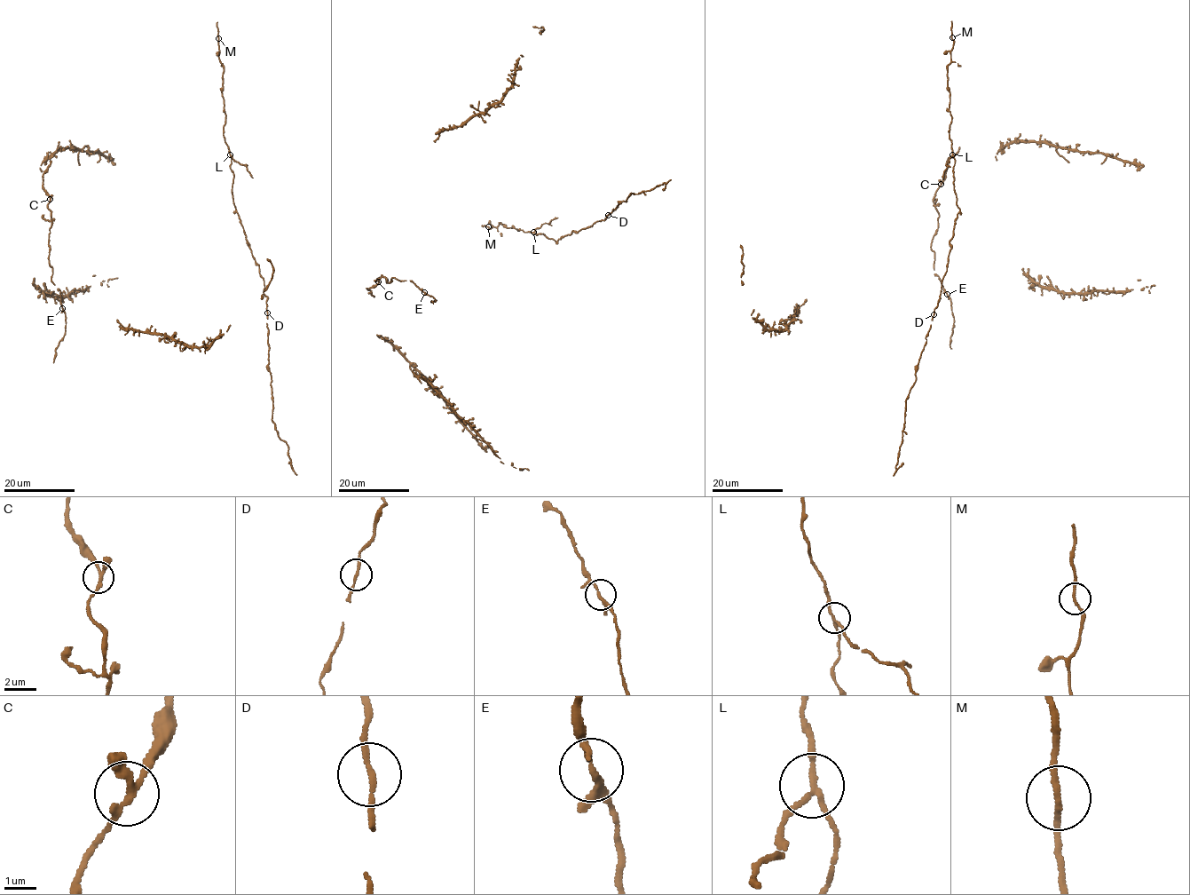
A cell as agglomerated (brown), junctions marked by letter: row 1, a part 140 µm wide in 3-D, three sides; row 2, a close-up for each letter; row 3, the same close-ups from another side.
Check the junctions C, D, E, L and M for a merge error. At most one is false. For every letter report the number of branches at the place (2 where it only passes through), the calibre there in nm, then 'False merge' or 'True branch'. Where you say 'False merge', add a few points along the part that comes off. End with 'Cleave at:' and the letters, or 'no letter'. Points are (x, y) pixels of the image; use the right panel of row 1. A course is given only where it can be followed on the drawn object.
C: Branches: 3. Thickness 200 nm. True branch
D: Branches: 2. Thickness 160 nm. True branch
E: Branches: 3. Thickness 160 nm. True branch
L: Branches: 3. Thickness 150 nm. False merge. Course of the part to remove: (952, 154), (942, 179)
M: Branches: 2. Thickness 160 nm. True branch
Cleave at: L

